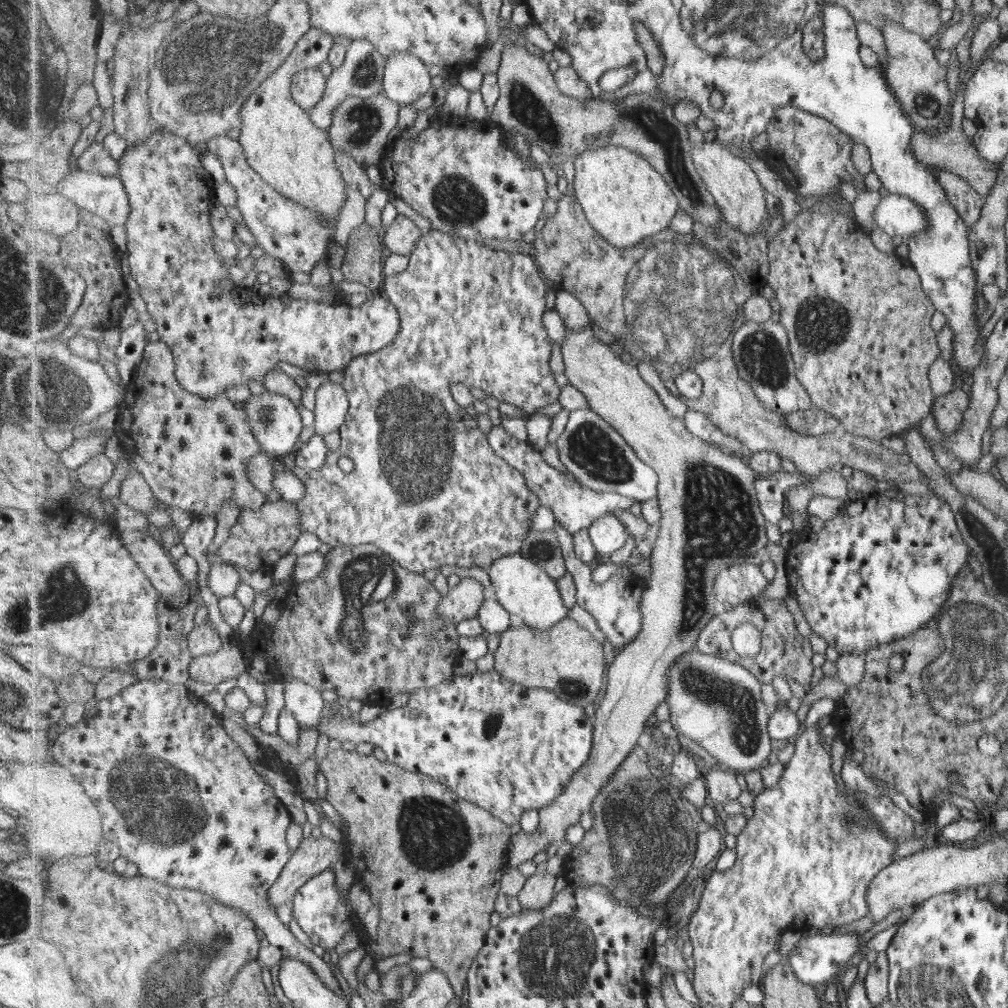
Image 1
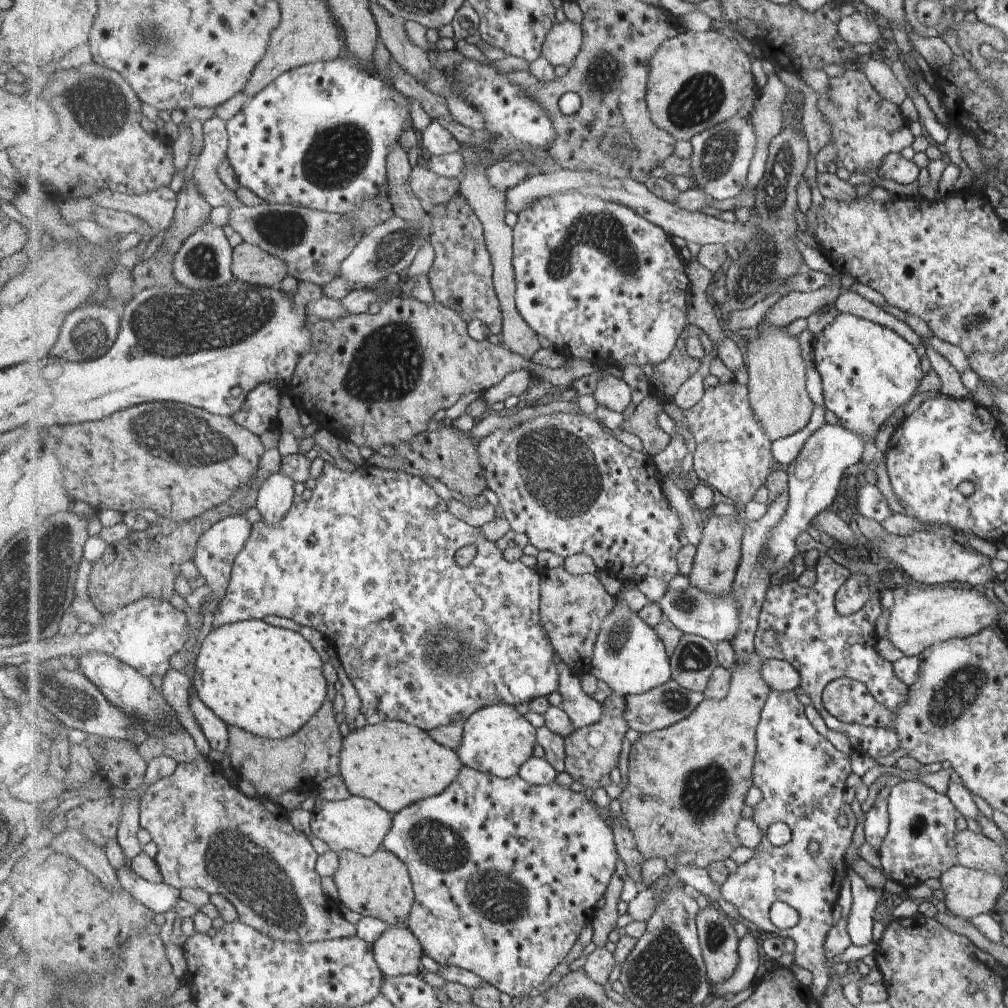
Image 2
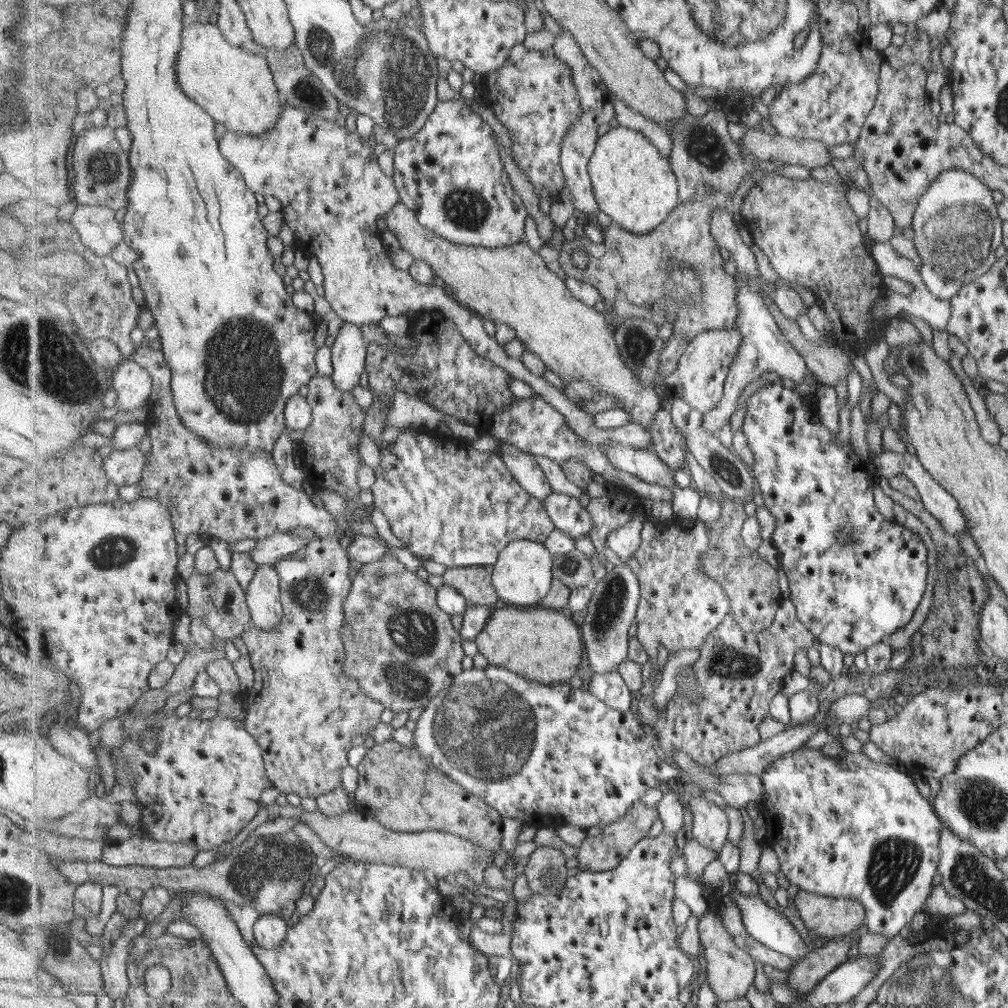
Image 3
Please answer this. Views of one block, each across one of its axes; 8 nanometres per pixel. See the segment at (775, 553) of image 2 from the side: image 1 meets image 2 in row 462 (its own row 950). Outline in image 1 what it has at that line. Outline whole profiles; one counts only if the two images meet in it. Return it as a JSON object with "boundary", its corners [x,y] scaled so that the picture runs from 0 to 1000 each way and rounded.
{"boundary":[[[824,926],[821,929],[811,927],[797,931],[793,935],[793,938],[785,944],[785,947],[780,952],[784,954],[795,974],[813,980],[816,976],[823,975],[832,962],[835,964],[838,962],[836,961],[836,956],[841,959],[850,953],[854,947],[852,938],[853,928],[848,926],[836,928]]]}

